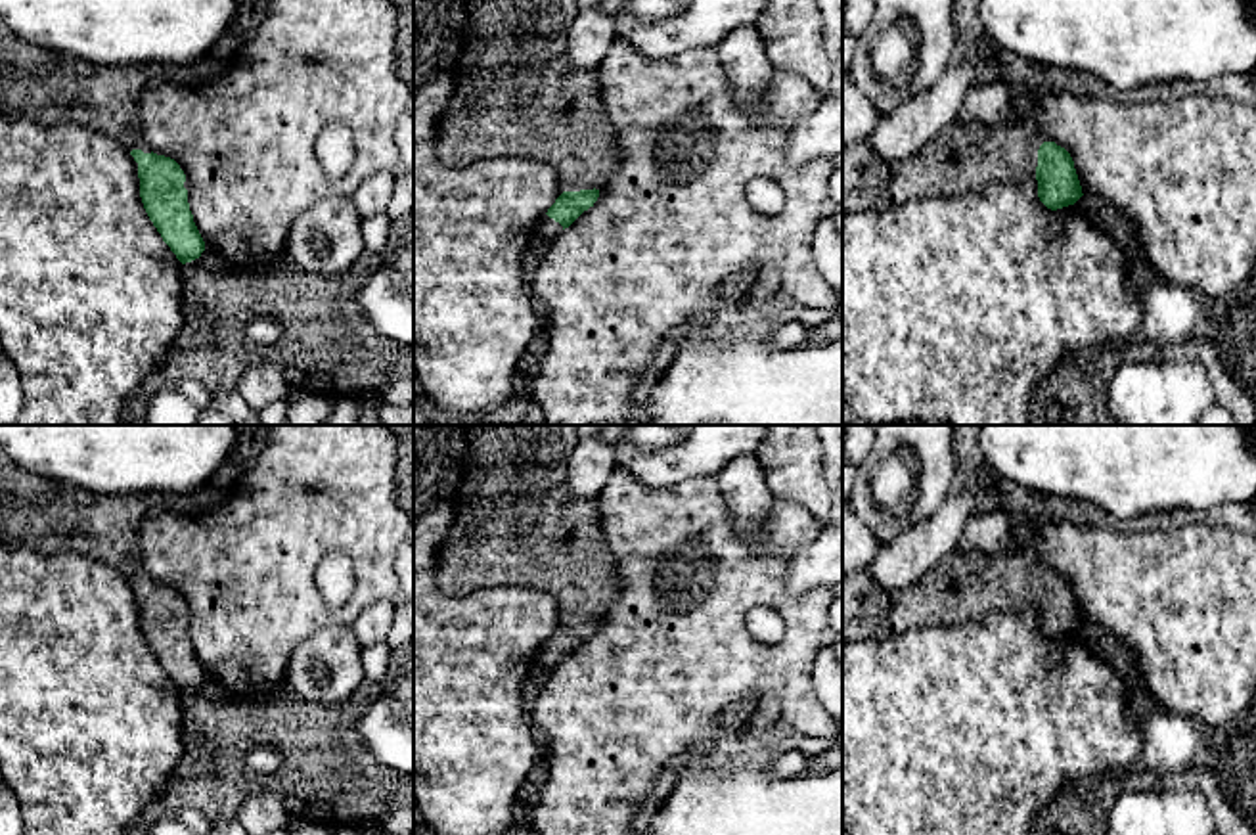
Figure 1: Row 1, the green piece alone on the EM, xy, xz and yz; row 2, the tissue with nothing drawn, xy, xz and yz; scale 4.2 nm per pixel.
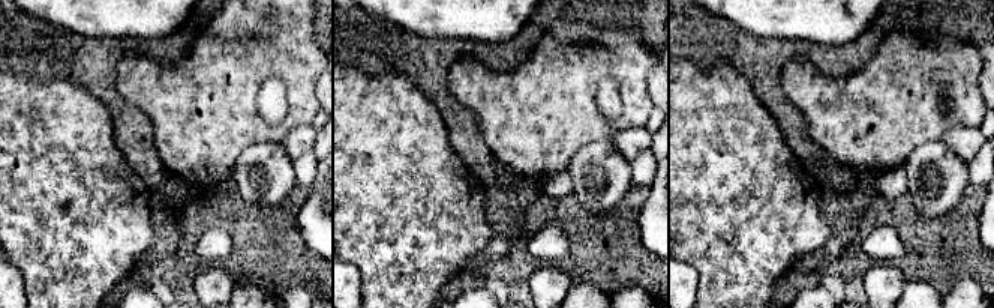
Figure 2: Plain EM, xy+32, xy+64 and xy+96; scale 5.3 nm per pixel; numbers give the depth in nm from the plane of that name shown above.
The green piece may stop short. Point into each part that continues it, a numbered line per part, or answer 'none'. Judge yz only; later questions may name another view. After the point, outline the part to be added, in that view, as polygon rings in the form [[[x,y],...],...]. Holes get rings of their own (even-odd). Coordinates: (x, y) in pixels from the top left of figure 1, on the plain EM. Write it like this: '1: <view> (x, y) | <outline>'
1: yz (964, 586) | [[[1028,544],[1005,552],[982,553],[952,550],[917,582],[900,592],[875,590],[865,571],[842,578],[842,642],[885,640],[921,626],[967,626],[988,615],[1020,611],[1038,596],[1043,567]]]

